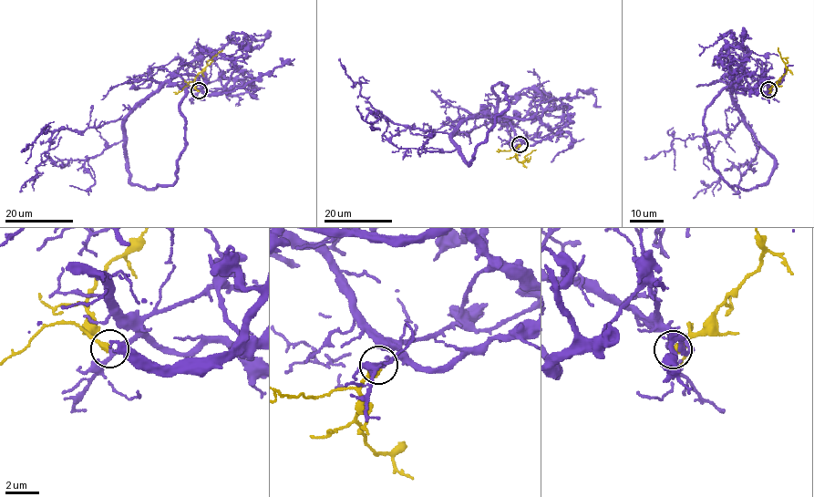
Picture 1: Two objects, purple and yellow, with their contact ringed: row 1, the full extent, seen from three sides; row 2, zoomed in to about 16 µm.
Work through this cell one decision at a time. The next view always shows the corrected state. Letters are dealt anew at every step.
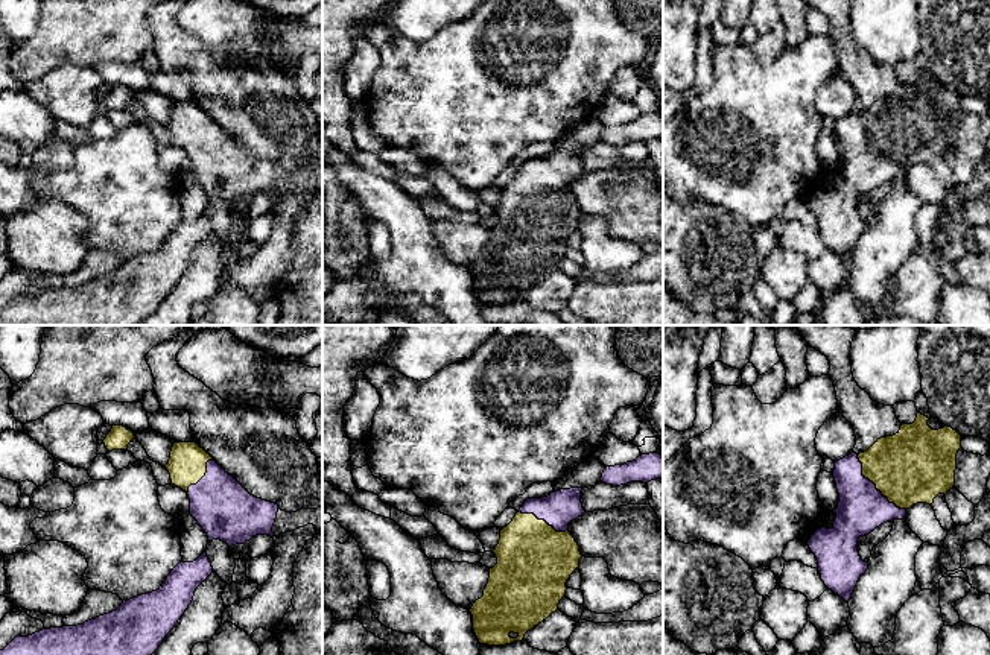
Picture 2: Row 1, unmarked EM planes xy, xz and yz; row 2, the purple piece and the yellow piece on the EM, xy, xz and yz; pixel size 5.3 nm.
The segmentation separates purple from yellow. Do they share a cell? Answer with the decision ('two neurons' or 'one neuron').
one neuron

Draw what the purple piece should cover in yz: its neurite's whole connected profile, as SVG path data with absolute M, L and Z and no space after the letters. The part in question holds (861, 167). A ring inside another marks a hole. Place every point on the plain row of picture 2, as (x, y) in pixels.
M917 73L912 84L902 84L900 90L877 99L867 111L852 112L835 122L833 137L839 153L832 188L818 188L808 205L818 220L818 231L824 245L847 263L868 222L858 211L858 199L881 184L903 179L906 170L917 163L934 163L938 153L947 153L955 144L957 112L961 94L952 87L932 90L928 76Z

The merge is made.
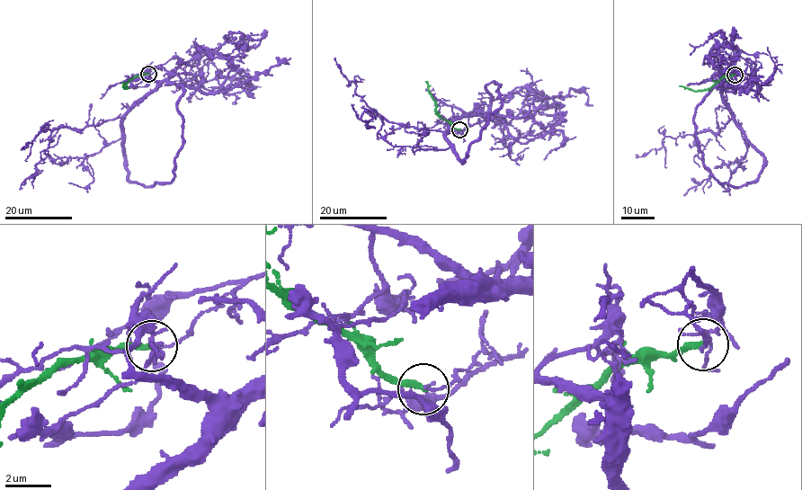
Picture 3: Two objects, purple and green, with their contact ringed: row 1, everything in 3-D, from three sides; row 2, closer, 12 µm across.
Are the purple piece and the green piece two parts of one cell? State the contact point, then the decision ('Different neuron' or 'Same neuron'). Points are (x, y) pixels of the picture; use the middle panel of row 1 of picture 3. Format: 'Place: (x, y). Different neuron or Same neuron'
Place: (459, 129). Different neuron

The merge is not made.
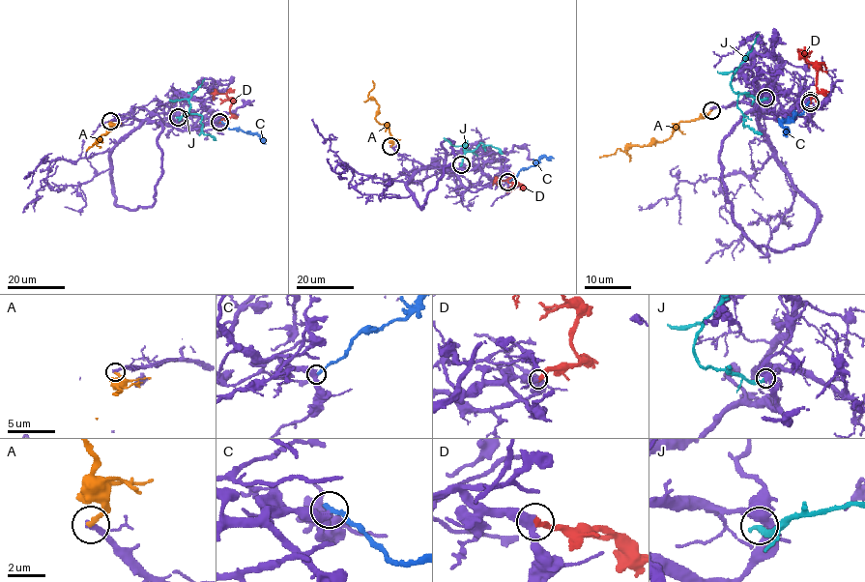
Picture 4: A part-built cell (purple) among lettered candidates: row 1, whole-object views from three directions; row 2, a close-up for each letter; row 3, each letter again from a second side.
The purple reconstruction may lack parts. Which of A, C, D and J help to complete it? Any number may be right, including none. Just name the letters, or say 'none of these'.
D

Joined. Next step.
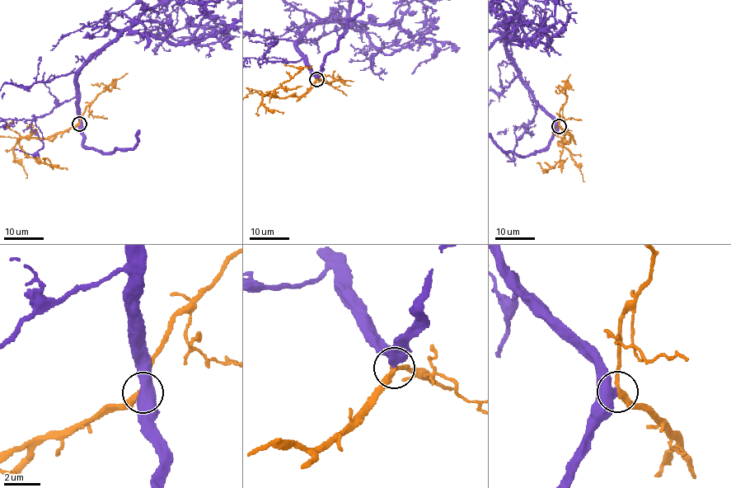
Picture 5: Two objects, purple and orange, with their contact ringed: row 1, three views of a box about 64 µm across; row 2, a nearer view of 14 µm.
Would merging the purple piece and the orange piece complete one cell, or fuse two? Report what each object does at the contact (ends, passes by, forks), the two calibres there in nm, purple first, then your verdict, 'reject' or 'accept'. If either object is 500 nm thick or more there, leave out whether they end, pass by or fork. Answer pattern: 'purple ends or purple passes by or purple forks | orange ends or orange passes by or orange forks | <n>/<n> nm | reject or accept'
purple passes by | orange passes by | 440/280 nm | accept

